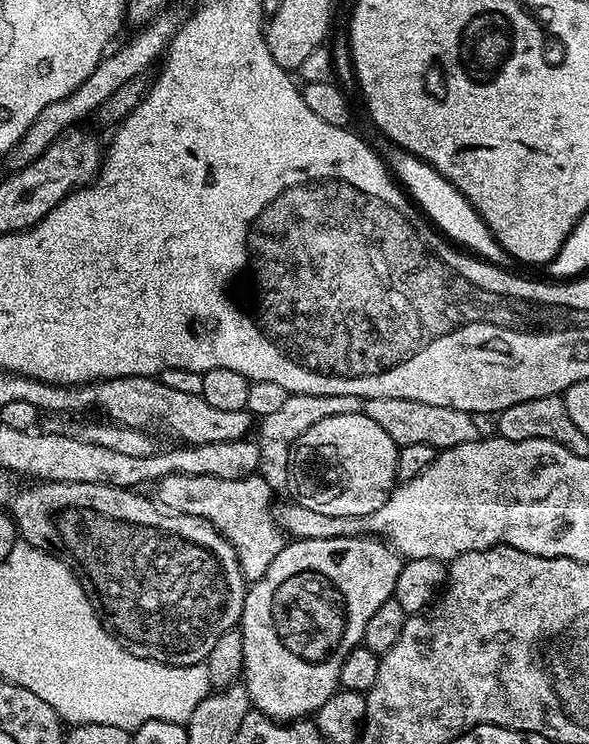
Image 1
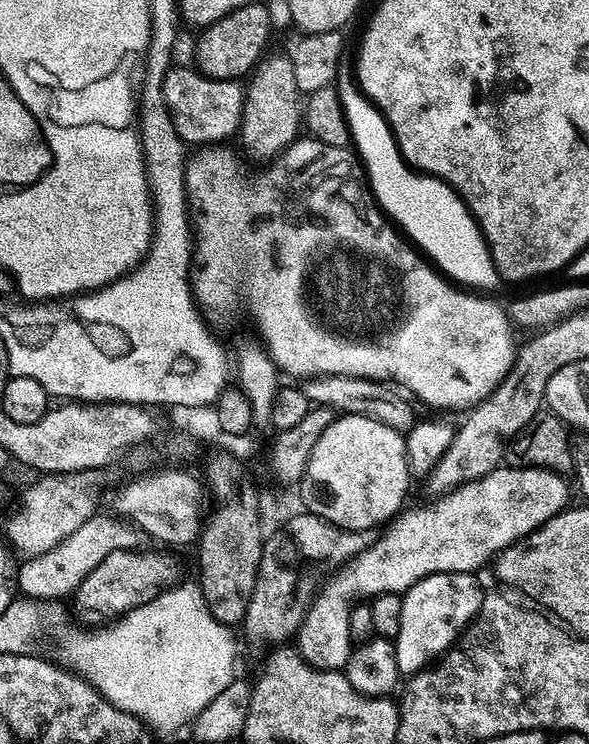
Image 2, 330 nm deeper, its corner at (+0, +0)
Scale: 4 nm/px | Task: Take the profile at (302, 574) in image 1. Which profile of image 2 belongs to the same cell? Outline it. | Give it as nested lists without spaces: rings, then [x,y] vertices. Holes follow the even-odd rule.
[[[501,466],[494,469],[489,476],[472,480],[469,484],[461,484],[455,491],[439,497],[433,503],[436,504],[433,507],[418,508],[409,516],[401,515],[387,529],[389,532],[385,536],[381,535],[371,547],[345,564],[323,585],[316,599],[309,606],[308,613],[304,615],[300,631],[294,637],[294,644],[300,656],[315,668],[343,669],[347,662],[344,659],[344,616],[350,618],[350,602],[380,596],[383,592],[403,594],[422,578],[435,572],[475,573],[476,568],[482,567],[488,559],[489,563],[497,554],[516,543],[521,536],[530,535],[535,528],[540,528],[550,518],[554,518],[569,507],[568,484],[564,480],[567,479],[551,468]]]

